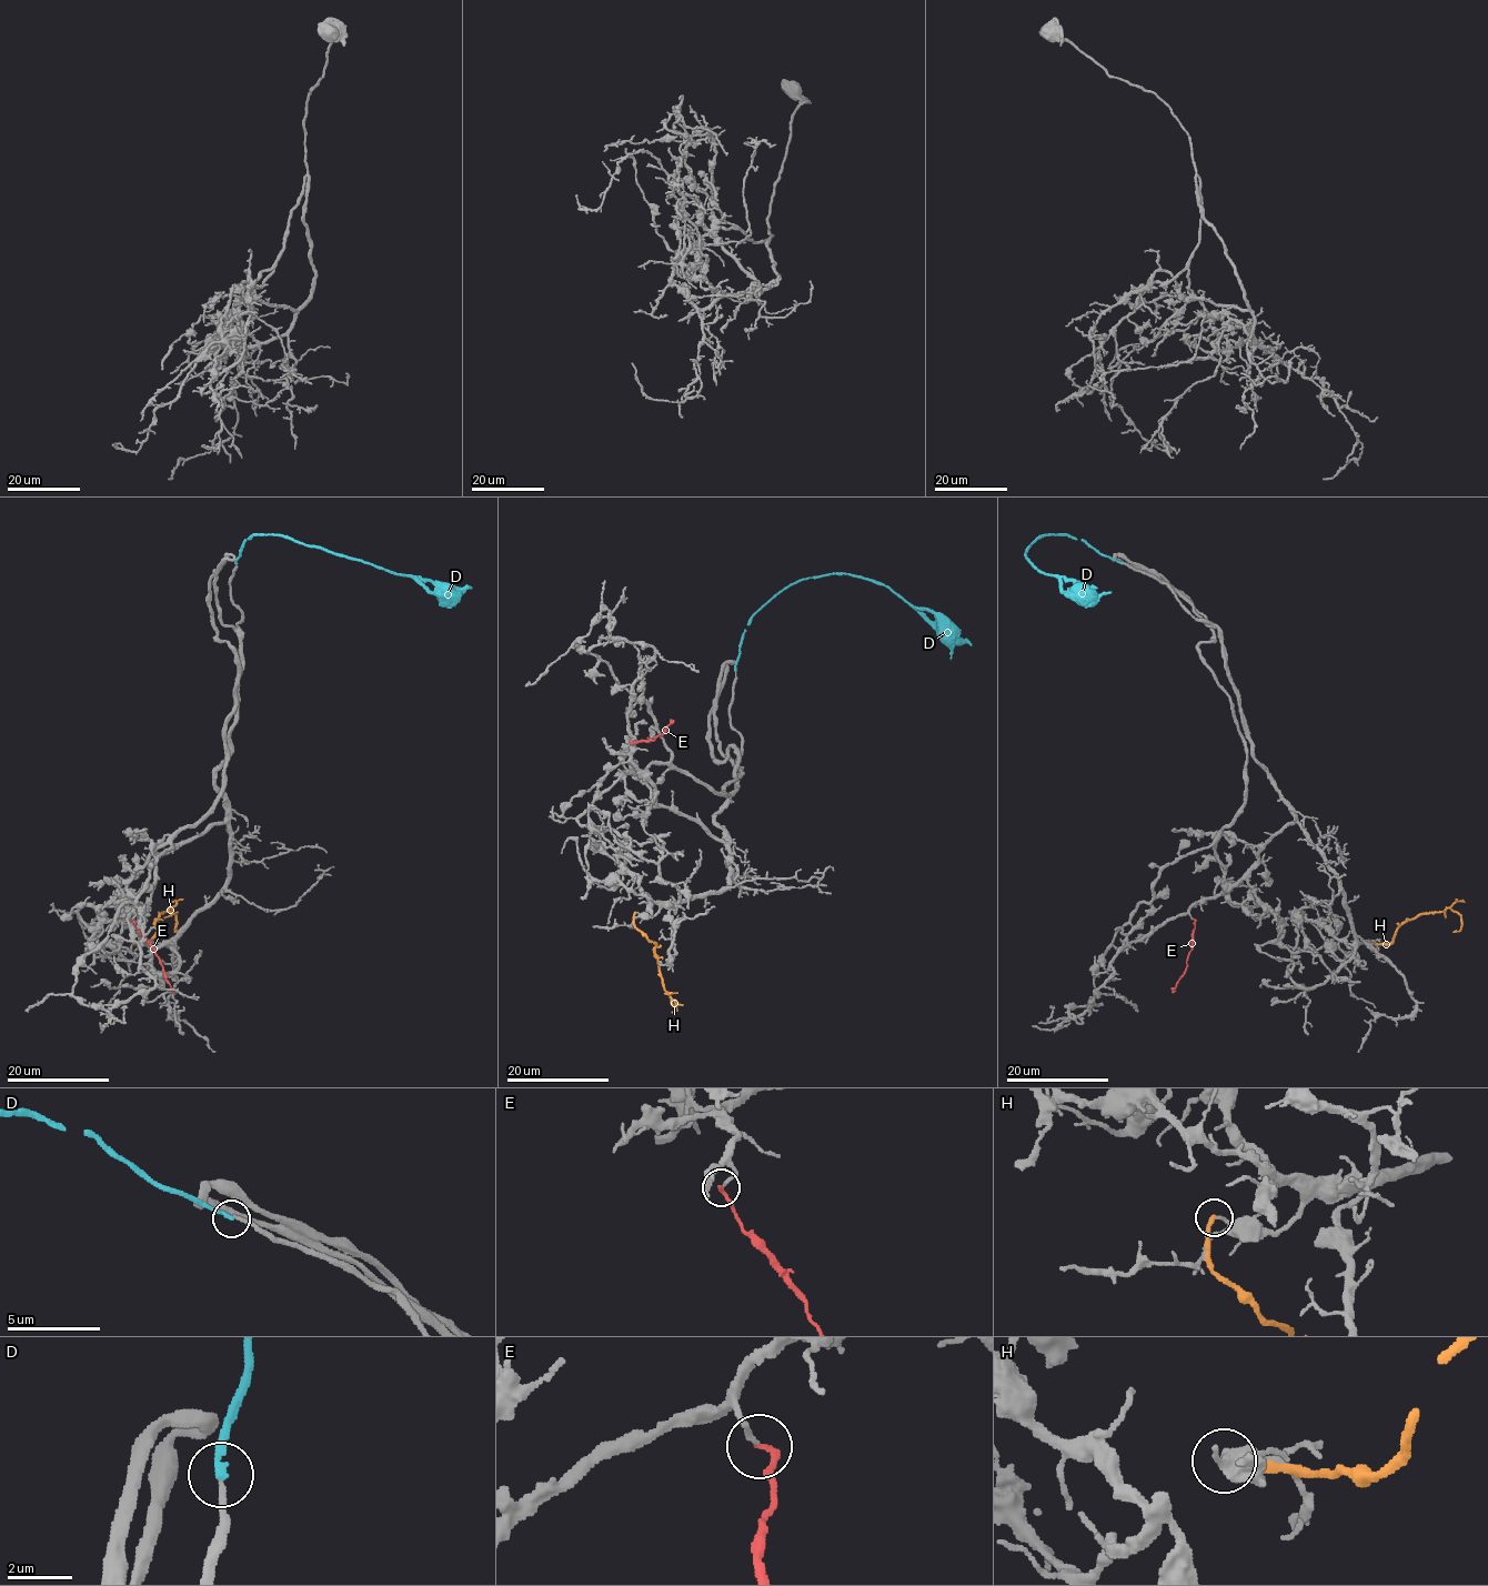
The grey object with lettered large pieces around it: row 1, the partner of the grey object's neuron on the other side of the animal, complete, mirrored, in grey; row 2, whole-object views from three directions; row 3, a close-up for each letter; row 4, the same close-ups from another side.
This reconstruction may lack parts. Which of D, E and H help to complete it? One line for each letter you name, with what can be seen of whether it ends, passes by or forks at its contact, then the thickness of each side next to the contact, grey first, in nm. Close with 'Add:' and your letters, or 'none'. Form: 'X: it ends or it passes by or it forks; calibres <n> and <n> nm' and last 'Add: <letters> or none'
E: it ends; calibres 150 and 190 nm
Add: E

